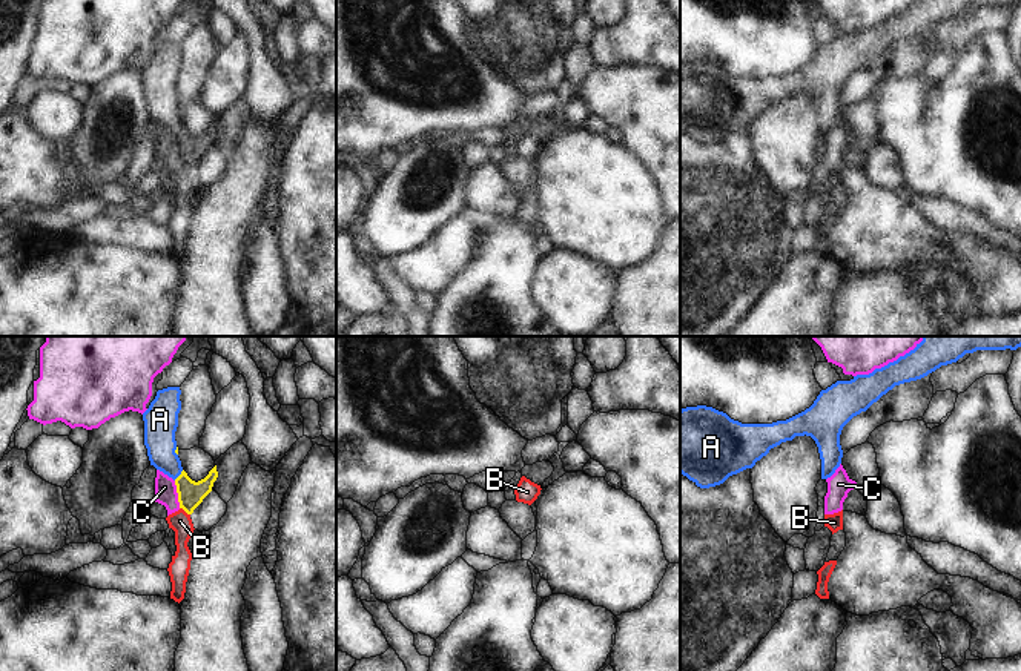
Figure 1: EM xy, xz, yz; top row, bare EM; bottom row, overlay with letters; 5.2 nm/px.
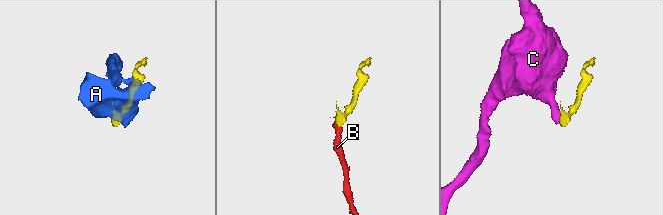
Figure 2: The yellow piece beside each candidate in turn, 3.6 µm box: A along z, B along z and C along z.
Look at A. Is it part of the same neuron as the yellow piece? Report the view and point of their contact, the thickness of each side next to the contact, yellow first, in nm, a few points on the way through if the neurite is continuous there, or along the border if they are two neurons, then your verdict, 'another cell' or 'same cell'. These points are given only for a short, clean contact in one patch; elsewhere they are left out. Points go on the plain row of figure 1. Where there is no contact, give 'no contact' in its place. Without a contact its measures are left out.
contact xy (180, 131); calibres 140 and 160 nm; way xy (191, 149), (180, 131), (165, 114), (160, 97); same cell

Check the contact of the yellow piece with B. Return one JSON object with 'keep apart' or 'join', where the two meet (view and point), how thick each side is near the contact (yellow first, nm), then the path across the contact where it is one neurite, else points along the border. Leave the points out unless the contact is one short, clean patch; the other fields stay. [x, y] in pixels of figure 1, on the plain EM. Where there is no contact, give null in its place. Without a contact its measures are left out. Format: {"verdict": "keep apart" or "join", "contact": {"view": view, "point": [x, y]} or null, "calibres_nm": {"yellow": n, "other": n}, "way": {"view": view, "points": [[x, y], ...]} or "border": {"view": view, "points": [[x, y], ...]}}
{"verdict": "keep apart", "contact": {"view": "xy", "point": [185, 166]}, "calibres_nm": {"yellow": 140, "other": 110}, "border": {"view": "xy", "points": [[180, 163], [189, 171]]}}

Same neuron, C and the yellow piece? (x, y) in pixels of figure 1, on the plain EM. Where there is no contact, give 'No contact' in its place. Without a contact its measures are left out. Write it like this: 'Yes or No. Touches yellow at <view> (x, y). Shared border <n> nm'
No. Touches yellow at xy (178, 151). Shared border 150 nm.

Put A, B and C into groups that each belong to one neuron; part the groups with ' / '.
A / B C

